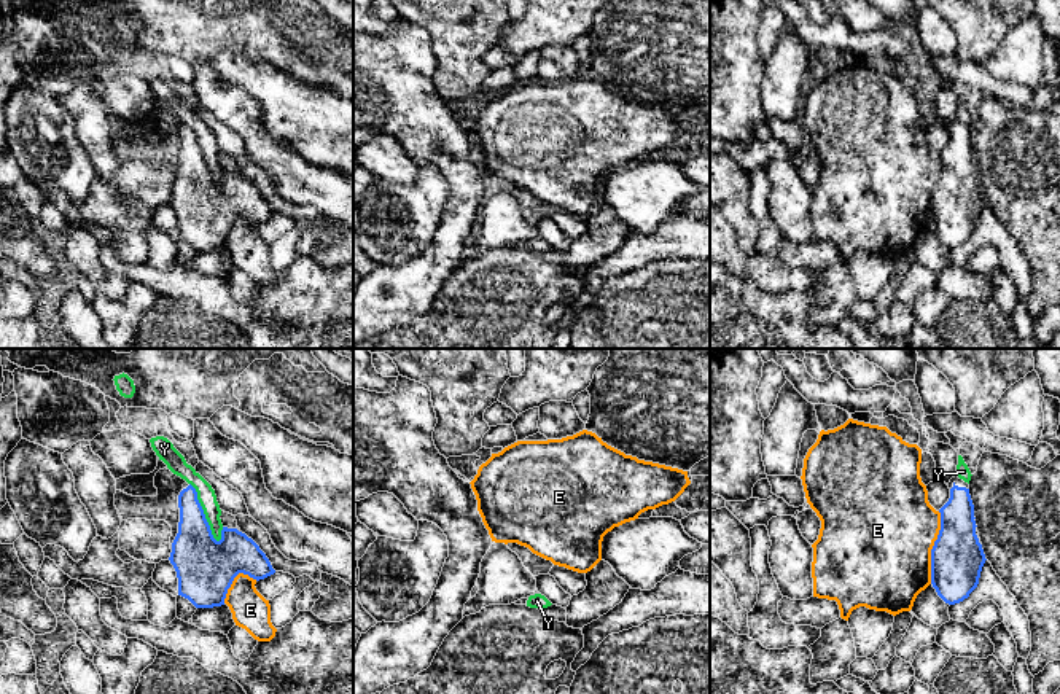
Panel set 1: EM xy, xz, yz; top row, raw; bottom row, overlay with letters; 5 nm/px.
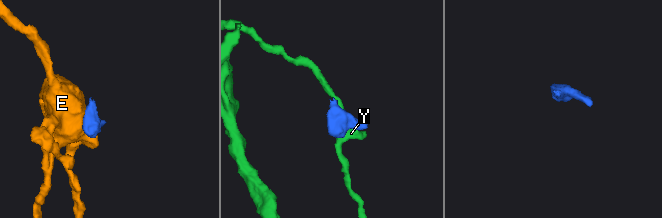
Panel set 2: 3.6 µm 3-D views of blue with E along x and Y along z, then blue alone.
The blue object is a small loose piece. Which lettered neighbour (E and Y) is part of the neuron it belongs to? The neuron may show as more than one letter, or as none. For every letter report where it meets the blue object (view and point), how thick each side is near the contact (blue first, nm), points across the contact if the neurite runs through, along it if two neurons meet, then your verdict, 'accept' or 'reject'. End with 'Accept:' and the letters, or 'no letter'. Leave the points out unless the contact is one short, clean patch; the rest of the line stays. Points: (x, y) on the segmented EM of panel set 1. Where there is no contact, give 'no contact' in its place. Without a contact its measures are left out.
E: yz (933, 548) | 280/480 nm | reject
Y: xy (202, 513) | 280/90 nm | reject
Accept: no letter

